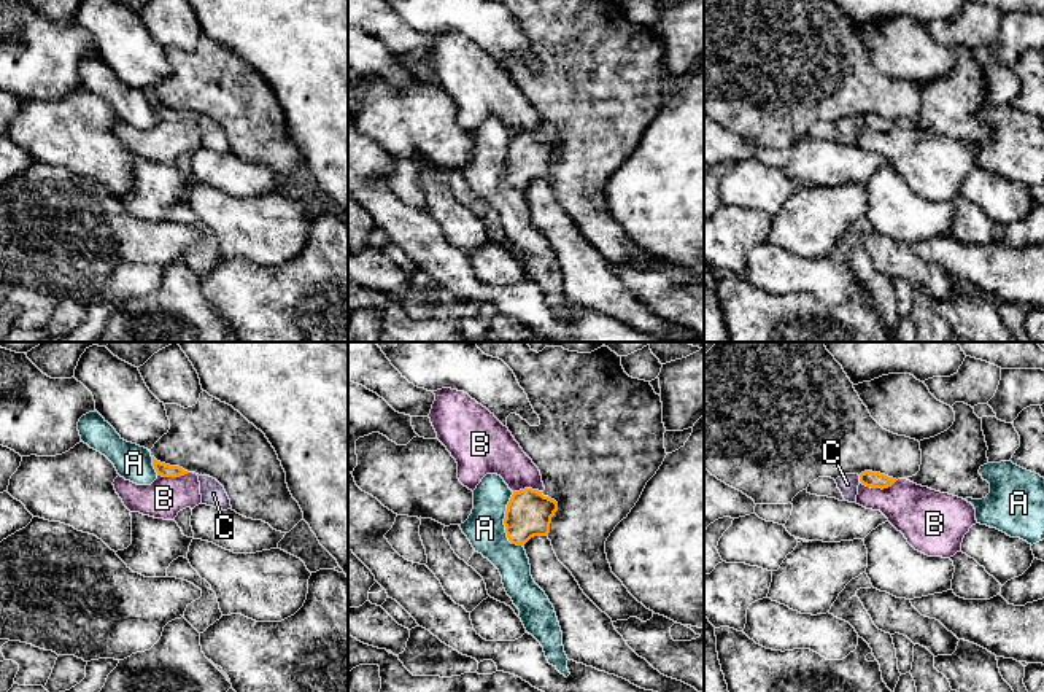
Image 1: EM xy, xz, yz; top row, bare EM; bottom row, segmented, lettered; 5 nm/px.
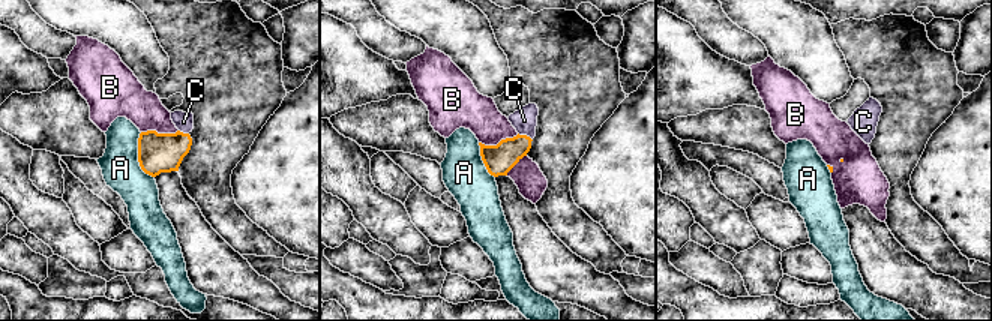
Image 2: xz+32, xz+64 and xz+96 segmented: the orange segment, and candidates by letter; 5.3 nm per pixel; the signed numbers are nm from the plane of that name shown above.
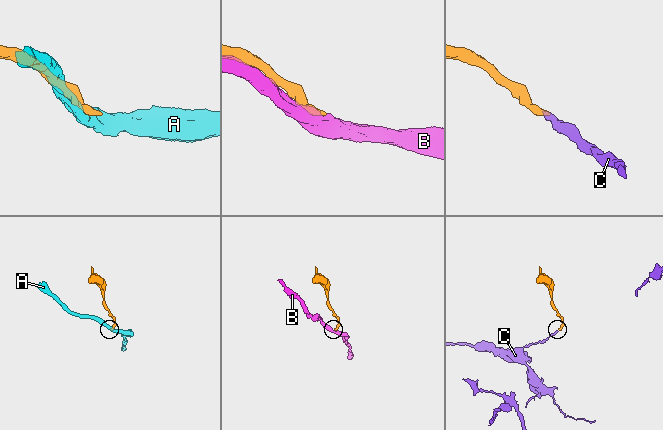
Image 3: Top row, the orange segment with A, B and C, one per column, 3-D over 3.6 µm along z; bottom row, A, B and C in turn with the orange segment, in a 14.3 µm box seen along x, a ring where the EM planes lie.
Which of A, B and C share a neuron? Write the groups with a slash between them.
A / B / C

